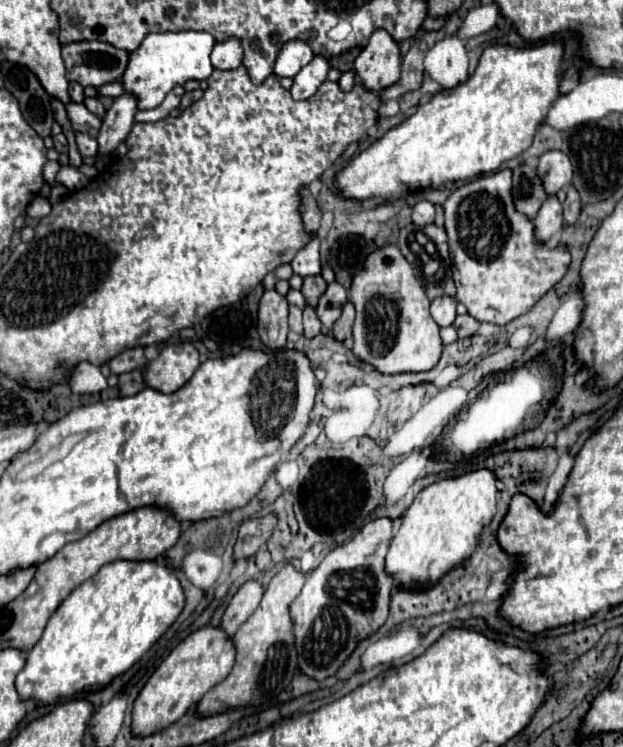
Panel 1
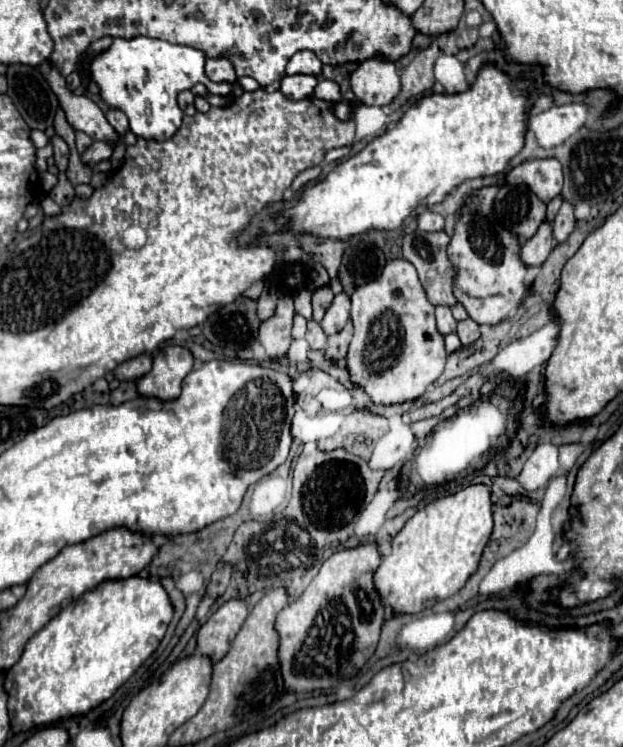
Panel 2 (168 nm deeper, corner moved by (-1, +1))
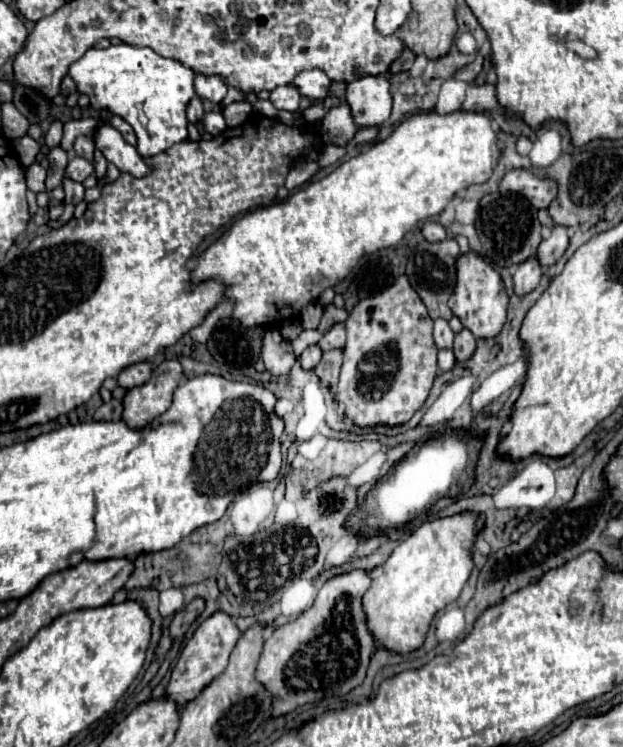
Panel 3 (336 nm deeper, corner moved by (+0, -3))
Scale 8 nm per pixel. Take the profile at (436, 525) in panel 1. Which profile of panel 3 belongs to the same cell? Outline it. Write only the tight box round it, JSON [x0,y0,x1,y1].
[362,511,478,653]

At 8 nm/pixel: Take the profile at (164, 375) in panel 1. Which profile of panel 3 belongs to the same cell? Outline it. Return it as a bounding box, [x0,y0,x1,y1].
[122,359,184,429]

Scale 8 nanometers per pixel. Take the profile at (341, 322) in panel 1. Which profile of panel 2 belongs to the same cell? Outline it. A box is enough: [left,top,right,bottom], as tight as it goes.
[325,325,353,365]

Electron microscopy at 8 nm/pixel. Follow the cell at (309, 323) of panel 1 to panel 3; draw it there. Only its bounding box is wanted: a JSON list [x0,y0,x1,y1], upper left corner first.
[300,345,322,369]

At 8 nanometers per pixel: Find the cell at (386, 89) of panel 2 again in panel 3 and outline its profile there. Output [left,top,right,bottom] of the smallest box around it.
[346,75,392,127]

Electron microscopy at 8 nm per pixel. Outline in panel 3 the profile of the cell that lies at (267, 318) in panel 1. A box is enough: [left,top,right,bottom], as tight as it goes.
[262,327,296,377]

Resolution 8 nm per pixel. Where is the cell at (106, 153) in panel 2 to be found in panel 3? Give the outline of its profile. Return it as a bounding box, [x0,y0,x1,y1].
[66,157,94,183]

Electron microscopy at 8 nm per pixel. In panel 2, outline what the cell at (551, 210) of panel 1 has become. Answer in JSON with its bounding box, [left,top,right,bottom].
[521,223,555,267]

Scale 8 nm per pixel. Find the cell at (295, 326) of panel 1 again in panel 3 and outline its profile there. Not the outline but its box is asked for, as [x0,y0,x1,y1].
[292,331,320,357]

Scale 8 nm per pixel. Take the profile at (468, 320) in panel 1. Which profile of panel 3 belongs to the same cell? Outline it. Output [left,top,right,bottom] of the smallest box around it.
[454,329,476,363]

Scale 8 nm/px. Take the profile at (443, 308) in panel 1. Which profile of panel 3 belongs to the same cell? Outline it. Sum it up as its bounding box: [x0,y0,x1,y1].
[434,319,454,349]

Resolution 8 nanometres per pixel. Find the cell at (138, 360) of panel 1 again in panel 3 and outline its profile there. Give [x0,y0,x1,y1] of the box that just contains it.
[116,363,152,389]

